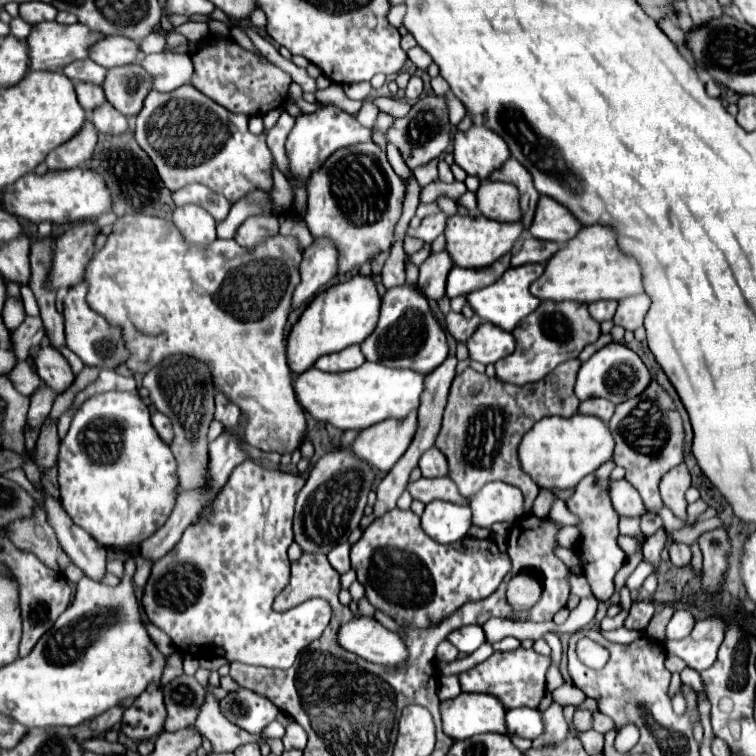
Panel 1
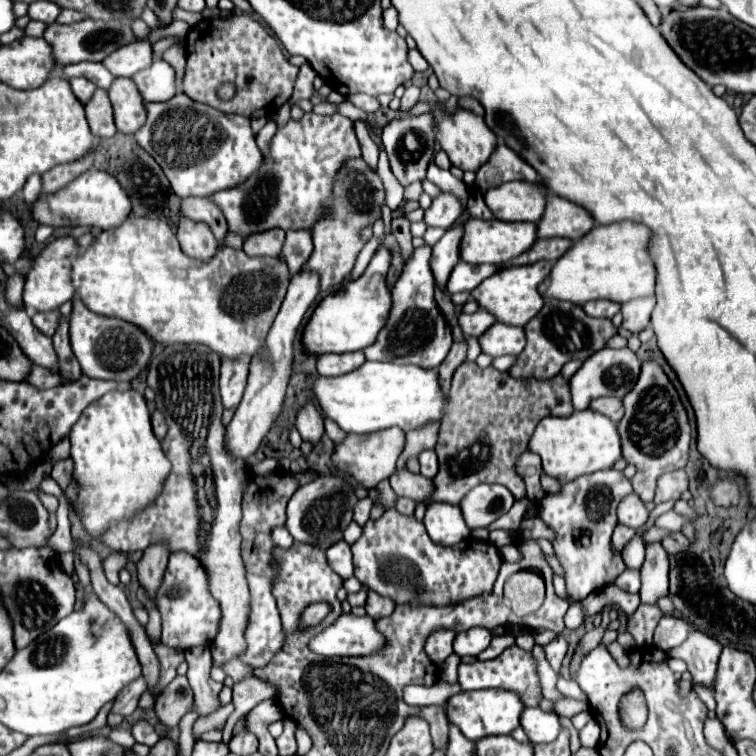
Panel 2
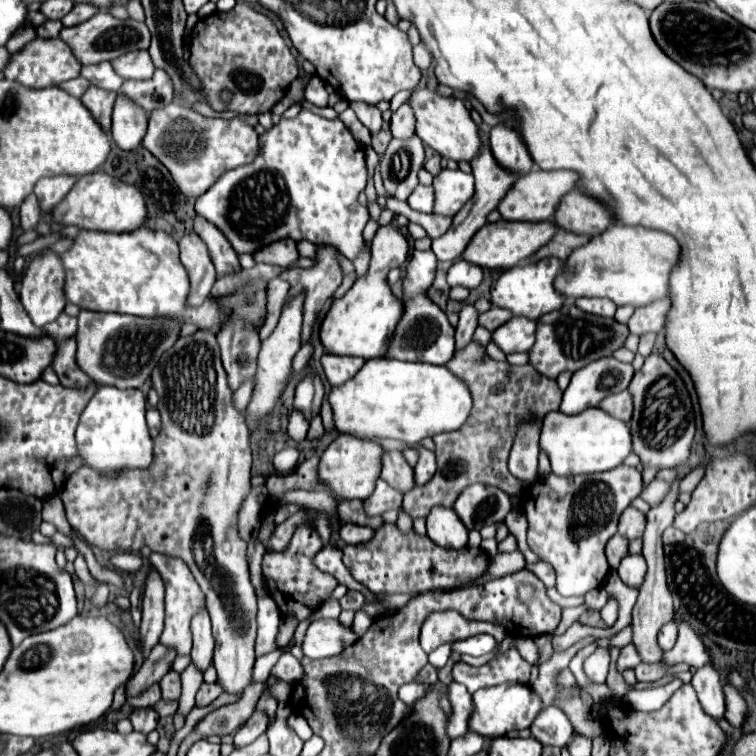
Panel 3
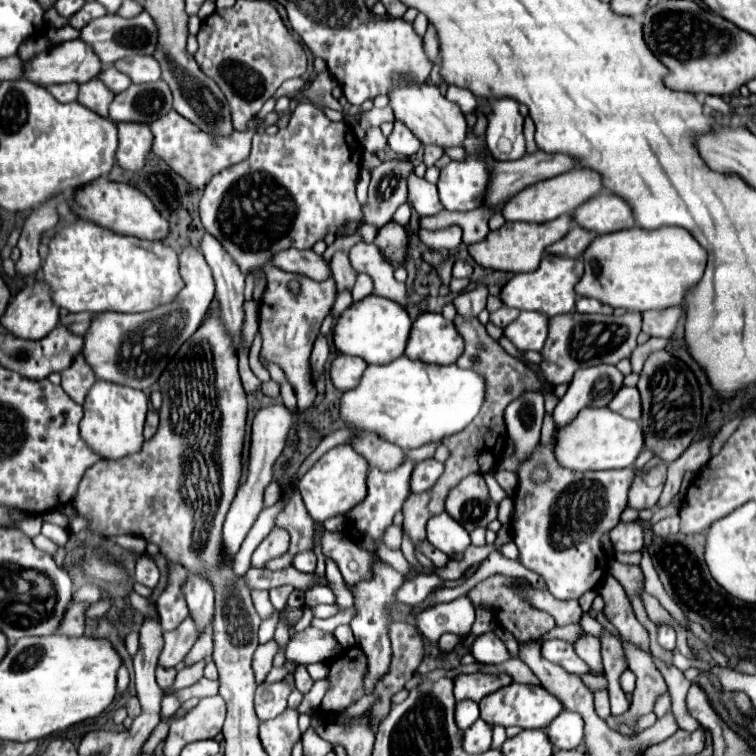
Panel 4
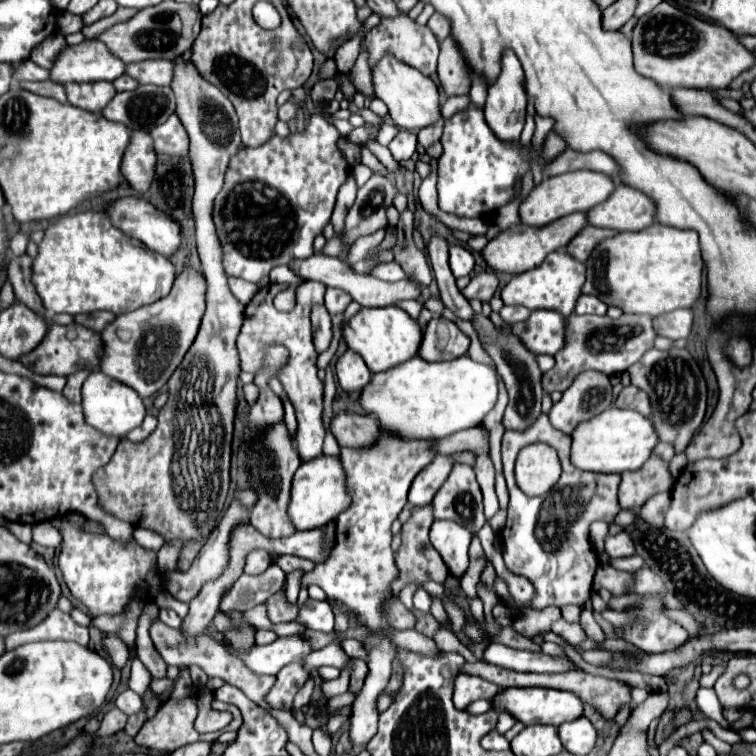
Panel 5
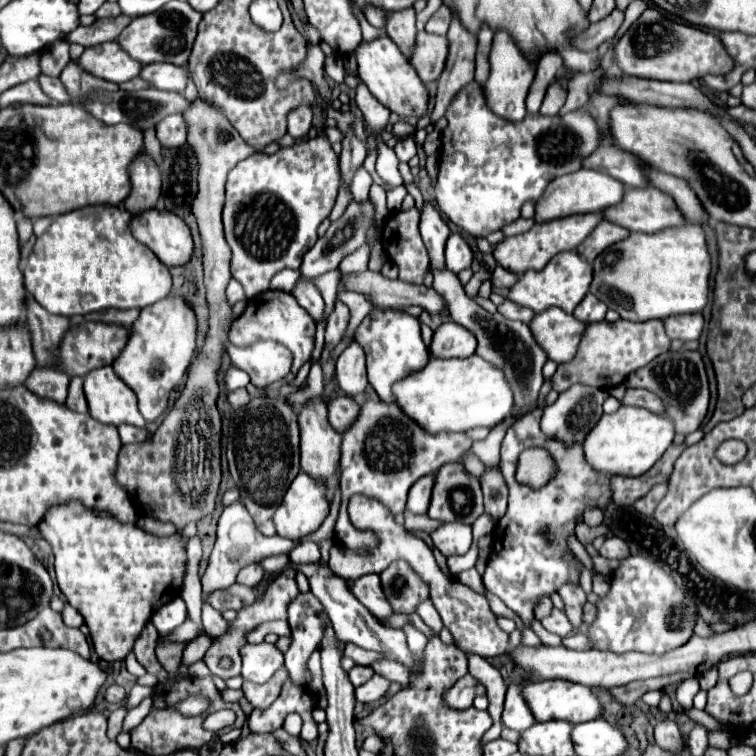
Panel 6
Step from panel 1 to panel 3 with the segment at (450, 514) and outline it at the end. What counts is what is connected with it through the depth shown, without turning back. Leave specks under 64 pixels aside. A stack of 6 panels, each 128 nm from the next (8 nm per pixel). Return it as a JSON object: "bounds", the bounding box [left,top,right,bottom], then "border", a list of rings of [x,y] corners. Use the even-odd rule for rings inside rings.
{"bounds":[426,506,468,548],"border":[[[436,506],[426,518],[426,528],[428,528],[428,538],[442,546],[442,548],[466,548],[468,544],[468,530],[456,516],[452,508],[442,508]]]}

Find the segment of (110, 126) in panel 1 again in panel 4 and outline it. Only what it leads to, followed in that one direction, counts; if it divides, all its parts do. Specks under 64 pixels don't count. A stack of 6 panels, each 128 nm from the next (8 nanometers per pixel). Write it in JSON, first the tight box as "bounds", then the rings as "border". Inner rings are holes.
{"bounds":[78,80,114,118],"border":[[[90,80],[86,84],[80,84],[78,102],[104,118],[108,118],[108,104],[112,102],[112,98],[114,92],[102,80]]]}

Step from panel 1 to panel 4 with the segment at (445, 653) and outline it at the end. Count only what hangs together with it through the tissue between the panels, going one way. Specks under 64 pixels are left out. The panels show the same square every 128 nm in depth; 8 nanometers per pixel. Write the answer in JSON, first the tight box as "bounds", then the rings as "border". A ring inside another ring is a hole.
{"bounds":[412,594,474,642],"border":[[[464,594],[452,602],[438,604],[436,608],[414,612],[412,620],[414,626],[432,642],[436,642],[444,632],[468,634],[474,624],[474,604],[468,594]]]}

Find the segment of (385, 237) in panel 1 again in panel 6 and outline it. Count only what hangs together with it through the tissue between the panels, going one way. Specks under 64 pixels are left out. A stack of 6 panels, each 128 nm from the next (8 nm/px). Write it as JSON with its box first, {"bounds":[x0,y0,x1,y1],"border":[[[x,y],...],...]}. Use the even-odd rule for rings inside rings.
{"bounds":[230,290,342,504],"border":[[[268,290],[256,296],[256,300],[248,300],[248,306],[244,314],[232,324],[230,328],[230,342],[236,346],[248,346],[258,340],[274,340],[284,344],[294,360],[292,360],[292,372],[298,372],[304,362],[310,360],[312,348],[314,348],[314,332],[316,332],[316,322],[308,312],[304,312],[302,306],[290,296],[288,292],[278,292],[278,290]],[[312,398],[306,402],[298,414],[300,424],[300,458],[302,458],[302,472],[312,476],[316,482],[326,486],[326,500],[332,504],[336,488],[338,488],[338,462],[340,462],[340,444],[342,436],[334,432],[326,418],[326,402],[320,398]]]}

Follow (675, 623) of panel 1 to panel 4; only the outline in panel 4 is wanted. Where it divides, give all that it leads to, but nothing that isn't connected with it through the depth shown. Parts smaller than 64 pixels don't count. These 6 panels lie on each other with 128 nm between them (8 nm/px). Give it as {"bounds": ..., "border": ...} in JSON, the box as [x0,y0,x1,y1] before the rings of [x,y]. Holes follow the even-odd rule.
{"bounds":[658,626,676,650],"border":[[[670,626],[658,628],[658,644],[664,650],[674,650],[676,648],[676,632],[674,632],[674,628],[670,628]]]}

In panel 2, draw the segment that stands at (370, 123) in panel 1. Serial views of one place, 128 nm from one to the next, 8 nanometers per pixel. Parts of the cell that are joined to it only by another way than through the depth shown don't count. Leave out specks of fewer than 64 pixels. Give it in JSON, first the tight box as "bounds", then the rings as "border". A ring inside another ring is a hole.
{"bounds":[376,152,404,212],"border":[[[380,152],[380,162],[378,162],[378,168],[376,168],[382,184],[384,184],[384,192],[386,192],[386,204],[390,206],[390,210],[394,212],[400,202],[402,202],[402,194],[404,194],[404,188],[394,180],[392,172],[390,172],[390,166],[388,166],[388,158],[384,152]]]}

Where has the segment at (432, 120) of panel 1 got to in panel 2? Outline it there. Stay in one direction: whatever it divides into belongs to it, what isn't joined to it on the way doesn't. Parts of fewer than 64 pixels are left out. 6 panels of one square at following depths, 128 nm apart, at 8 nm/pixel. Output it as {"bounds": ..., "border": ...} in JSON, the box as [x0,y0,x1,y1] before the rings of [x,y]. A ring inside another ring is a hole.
{"bounds":[382,114,434,188],"border":[[[420,114],[420,116],[406,116],[402,120],[392,120],[382,130],[382,142],[390,160],[390,170],[396,176],[396,180],[406,188],[412,182],[426,178],[426,166],[430,158],[434,156],[434,132],[432,132],[432,116]]]}

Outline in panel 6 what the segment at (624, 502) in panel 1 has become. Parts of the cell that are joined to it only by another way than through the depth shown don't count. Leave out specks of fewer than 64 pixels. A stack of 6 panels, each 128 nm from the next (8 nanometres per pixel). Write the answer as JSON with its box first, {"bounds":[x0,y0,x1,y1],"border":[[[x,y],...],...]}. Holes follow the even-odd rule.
{"bounds":[600,536,630,560],"border":[[[610,536],[610,538],[604,540],[604,544],[600,548],[600,556],[622,560],[622,558],[628,558],[630,556],[630,550],[628,550],[628,544],[622,538]]]}

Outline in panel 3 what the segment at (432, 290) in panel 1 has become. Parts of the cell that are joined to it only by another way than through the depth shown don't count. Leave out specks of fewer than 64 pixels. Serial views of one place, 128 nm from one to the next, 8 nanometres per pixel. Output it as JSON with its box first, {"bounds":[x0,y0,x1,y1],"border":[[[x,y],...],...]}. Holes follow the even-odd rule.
{"bounds":[432,130,518,262],"border":[[[480,130],[478,134],[480,134],[480,138],[482,138],[482,146],[480,146],[480,152],[476,154],[476,158],[470,162],[472,174],[474,174],[474,178],[476,178],[476,192],[474,192],[472,200],[468,200],[468,204],[464,204],[464,208],[456,214],[456,218],[454,218],[450,230],[448,230],[444,236],[432,240],[432,252],[434,252],[436,258],[442,260],[442,262],[454,262],[454,260],[464,252],[464,248],[466,248],[466,244],[470,242],[470,238],[474,236],[474,232],[480,230],[480,228],[486,224],[486,216],[488,216],[492,210],[498,208],[500,200],[508,194],[508,190],[512,188],[512,184],[518,180],[518,174],[514,174],[512,170],[506,170],[504,166],[500,166],[500,164],[496,162],[496,158],[492,156],[490,144],[488,144],[488,134],[486,134],[484,130]]]}

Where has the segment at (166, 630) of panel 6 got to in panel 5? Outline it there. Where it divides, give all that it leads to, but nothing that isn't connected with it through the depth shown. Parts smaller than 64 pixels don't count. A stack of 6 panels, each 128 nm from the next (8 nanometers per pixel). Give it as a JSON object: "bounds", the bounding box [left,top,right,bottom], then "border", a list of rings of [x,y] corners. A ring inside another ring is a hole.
{"bounds":[160,608,182,628],"border":[[[160,608],[160,620],[170,628],[180,628],[182,626],[182,618],[170,608]]]}

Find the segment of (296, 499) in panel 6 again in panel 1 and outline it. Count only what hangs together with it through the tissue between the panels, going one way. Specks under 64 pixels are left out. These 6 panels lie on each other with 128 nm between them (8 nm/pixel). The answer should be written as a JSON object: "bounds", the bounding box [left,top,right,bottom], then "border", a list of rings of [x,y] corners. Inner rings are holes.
{"bounds":[350,412,416,472],"border":[[[416,412],[404,420],[384,420],[372,428],[362,430],[352,442],[350,450],[372,464],[378,472],[390,472],[390,468],[406,452],[412,436],[416,432]]]}

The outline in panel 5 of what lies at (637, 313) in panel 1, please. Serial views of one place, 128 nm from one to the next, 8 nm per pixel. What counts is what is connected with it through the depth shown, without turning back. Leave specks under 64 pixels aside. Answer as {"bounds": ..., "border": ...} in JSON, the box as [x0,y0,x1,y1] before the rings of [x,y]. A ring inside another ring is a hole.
{"bounds":[654,310,694,340],"border":[[[676,310],[676,312],[668,312],[664,316],[654,318],[656,334],[666,336],[670,340],[688,338],[690,330],[692,330],[692,324],[694,324],[692,310]]]}

